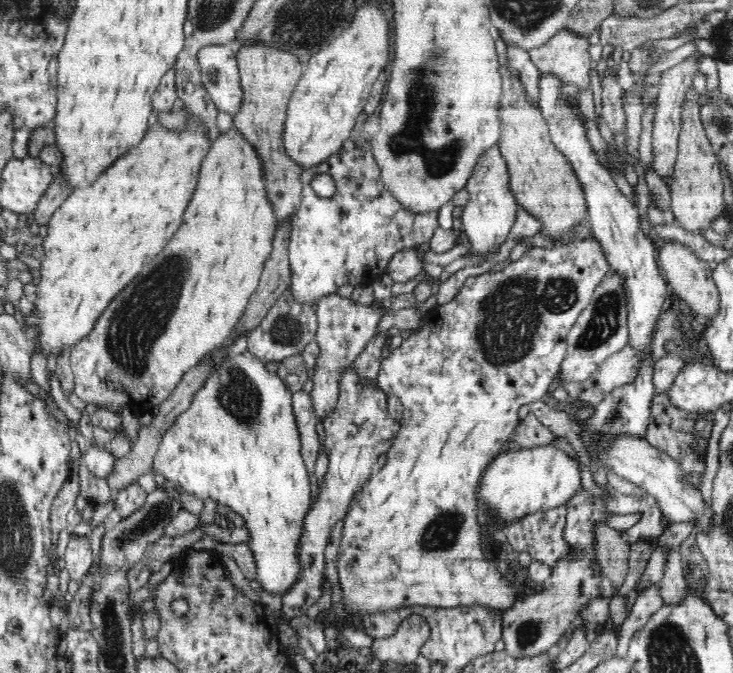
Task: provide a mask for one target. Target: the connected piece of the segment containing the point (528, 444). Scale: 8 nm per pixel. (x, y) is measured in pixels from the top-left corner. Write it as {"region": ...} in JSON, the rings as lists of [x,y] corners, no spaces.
{"region":[[[530,413],[512,432],[507,448],[534,448],[534,446],[553,446],[556,436]]]}

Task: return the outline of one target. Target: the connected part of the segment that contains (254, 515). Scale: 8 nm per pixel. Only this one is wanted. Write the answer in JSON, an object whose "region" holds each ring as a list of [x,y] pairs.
{"region":[[[249,351],[237,357],[230,357],[227,354],[226,358],[222,358],[222,362],[218,362],[218,366],[212,370],[212,374],[206,380],[204,386],[194,392],[194,398],[192,398],[189,408],[183,414],[180,414],[177,420],[164,433],[162,440],[158,444],[158,450],[154,455],[151,471],[154,475],[162,474],[167,480],[179,484],[183,490],[204,501],[208,500],[208,498],[215,500],[228,506],[232,513],[240,514],[244,519],[244,527],[249,532],[247,544],[250,547],[250,551],[252,551],[252,555],[254,555],[258,582],[268,594],[280,594],[280,596],[283,596],[300,580],[302,567],[300,567],[300,561],[298,561],[298,542],[300,542],[300,536],[302,536],[302,522],[304,522],[314,498],[314,485],[309,478],[303,456],[301,455],[301,438],[299,437],[297,422],[293,414],[293,392],[286,388],[277,373],[268,371],[266,364],[260,361],[259,358],[254,357]]]}

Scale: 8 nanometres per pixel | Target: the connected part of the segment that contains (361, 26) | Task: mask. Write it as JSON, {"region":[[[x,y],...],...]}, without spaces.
{"region":[[[364,6],[352,18],[350,26],[342,30],[324,49],[311,56],[304,66],[303,74],[287,104],[284,125],[283,145],[286,154],[301,168],[311,169],[322,164],[326,158],[342,149],[344,140],[350,138],[350,132],[358,114],[364,111],[364,104],[370,96],[372,84],[377,81],[380,72],[390,64],[390,32],[388,20],[378,6]]]}

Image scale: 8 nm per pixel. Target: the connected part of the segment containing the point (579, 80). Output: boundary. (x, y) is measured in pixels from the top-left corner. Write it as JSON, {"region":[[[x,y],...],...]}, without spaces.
{"region":[[[561,28],[544,46],[529,50],[531,61],[542,75],[554,75],[564,84],[576,84],[579,92],[590,86],[590,55],[587,37]]]}

